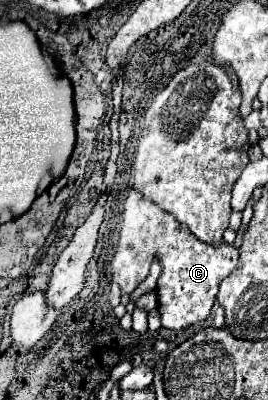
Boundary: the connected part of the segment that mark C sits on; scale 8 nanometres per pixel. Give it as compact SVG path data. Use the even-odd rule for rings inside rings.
M132 189L124 201L118 249L112 259L112 275L122 293L132 293L136 285L148 277L154 257L158 257L164 267L156 287L158 311L162 317L162 327L172 331L188 329L206 321L216 301L220 283L238 265L238 251L234 245L220 243L218 247L212 247L198 241L186 225L178 223L172 215L166 215L166 211L162 211L156 203L144 201L142 195Z

